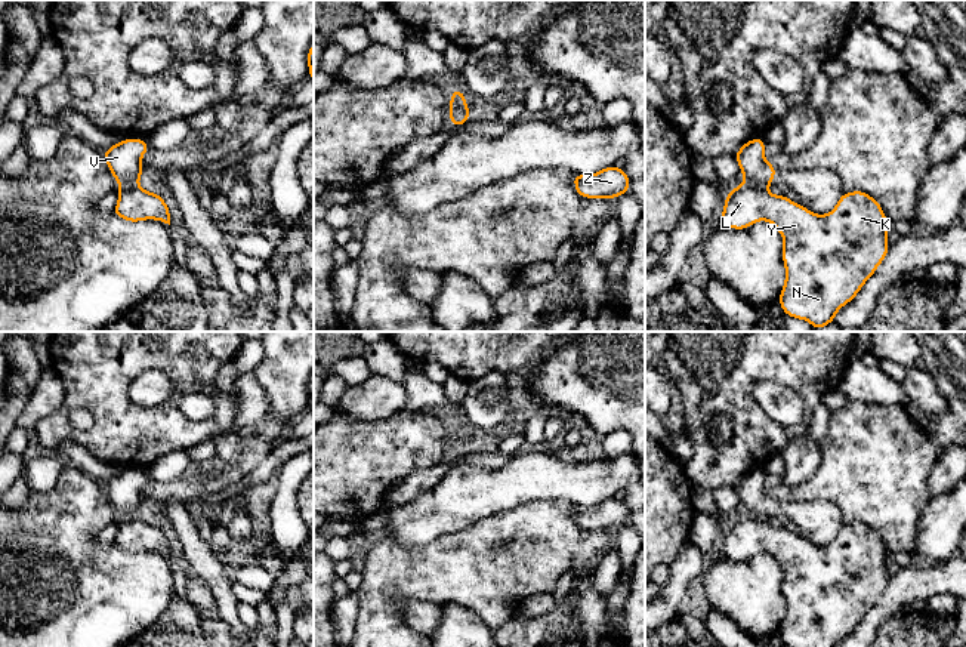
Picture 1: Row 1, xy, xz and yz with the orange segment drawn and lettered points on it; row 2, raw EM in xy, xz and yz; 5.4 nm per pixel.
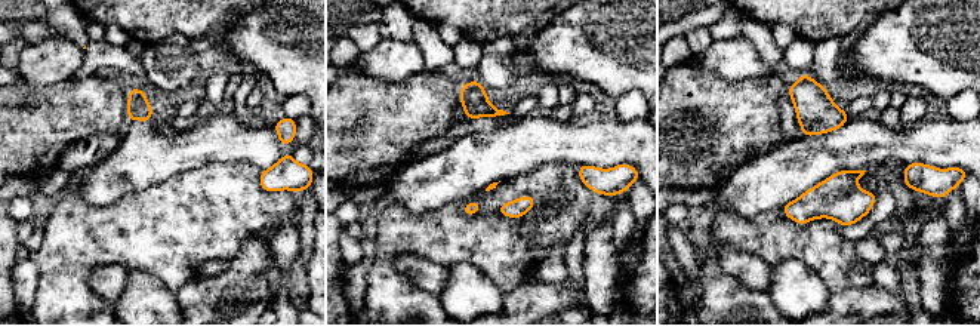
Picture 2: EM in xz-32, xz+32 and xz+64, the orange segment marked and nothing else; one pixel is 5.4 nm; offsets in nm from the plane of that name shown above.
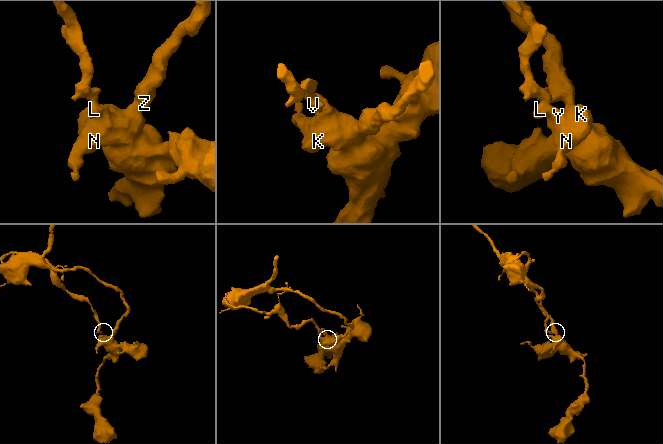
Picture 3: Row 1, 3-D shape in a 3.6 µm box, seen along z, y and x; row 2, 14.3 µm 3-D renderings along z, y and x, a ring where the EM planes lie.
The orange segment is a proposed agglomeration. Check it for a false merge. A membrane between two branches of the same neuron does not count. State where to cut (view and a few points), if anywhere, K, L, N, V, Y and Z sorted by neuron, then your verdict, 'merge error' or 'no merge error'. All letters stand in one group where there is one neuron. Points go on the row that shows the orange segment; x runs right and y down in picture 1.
cut xy (136, 182), (120, 187); groups K L N Y Z / V; merge error

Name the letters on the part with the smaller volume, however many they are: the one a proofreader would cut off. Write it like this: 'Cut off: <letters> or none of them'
Cut off: V

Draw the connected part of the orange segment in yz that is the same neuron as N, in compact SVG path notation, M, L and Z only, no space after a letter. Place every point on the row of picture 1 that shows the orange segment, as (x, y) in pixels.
M743 184L725 197L720 224L744 229L757 221L771 222L783 235L786 281L780 293L784 314L806 320L814 329L834 321L837 311L849 304L883 262L888 244L888 219L879 201L864 191L845 192L827 215L815 215L765 187Z

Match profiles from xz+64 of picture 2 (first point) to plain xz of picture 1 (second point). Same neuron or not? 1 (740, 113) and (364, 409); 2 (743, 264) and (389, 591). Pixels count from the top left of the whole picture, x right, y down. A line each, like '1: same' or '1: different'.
1: different
2: different

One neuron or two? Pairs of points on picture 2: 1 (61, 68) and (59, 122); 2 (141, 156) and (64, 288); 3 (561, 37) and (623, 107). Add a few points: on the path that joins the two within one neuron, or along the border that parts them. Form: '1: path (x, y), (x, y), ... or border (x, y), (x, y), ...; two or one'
1: border (71, 77), (39, 86), (30, 86), (25, 82); two
2: border (148, 185), (104, 205), (82, 199); two
3: border (641, 91), (628, 91), (616, 100); two

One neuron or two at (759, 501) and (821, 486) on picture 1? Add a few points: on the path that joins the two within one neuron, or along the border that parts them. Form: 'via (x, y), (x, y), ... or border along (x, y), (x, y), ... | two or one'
border along (826, 499), (790, 501) | two

